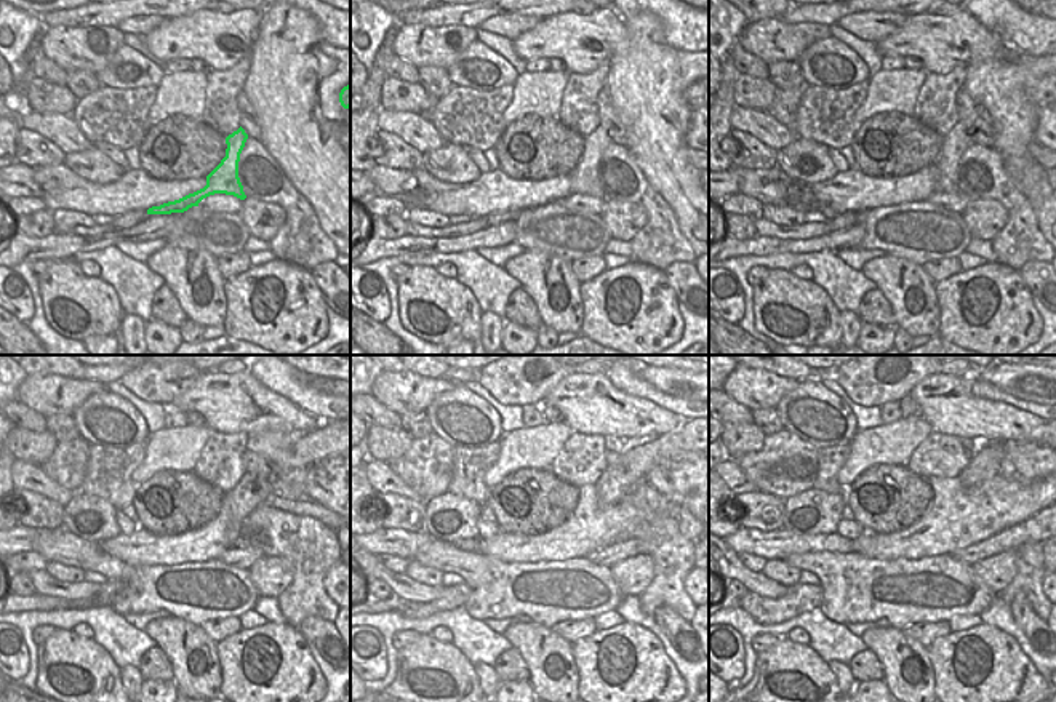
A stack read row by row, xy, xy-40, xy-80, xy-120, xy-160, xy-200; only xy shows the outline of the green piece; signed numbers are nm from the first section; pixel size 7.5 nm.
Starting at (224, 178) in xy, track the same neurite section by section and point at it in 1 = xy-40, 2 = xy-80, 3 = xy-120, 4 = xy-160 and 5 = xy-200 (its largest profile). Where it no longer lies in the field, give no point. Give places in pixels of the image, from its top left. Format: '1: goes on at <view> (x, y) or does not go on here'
1: goes on at xy-40 (583, 176)
2: goes on at xy-80 (957, 139)
3: goes on at xy-120 (250, 491)
4: goes on at xy-160 (613, 485)
5: goes on at xy-200 (799, 598)

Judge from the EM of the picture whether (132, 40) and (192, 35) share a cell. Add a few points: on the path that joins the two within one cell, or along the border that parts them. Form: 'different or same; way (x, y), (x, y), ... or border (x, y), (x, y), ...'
different; border (143, 35), (143, 43), (165, 64)

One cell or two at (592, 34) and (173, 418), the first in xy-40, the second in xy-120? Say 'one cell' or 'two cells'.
two cells

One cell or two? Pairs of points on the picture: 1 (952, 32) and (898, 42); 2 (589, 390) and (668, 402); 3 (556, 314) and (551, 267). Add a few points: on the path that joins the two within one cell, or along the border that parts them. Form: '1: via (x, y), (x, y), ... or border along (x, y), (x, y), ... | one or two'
1: via (940, 39), (911, 40) | one
2: border along (605, 376), (616, 387), (672, 411) | two
3: via (548, 303), (549, 279) | one

